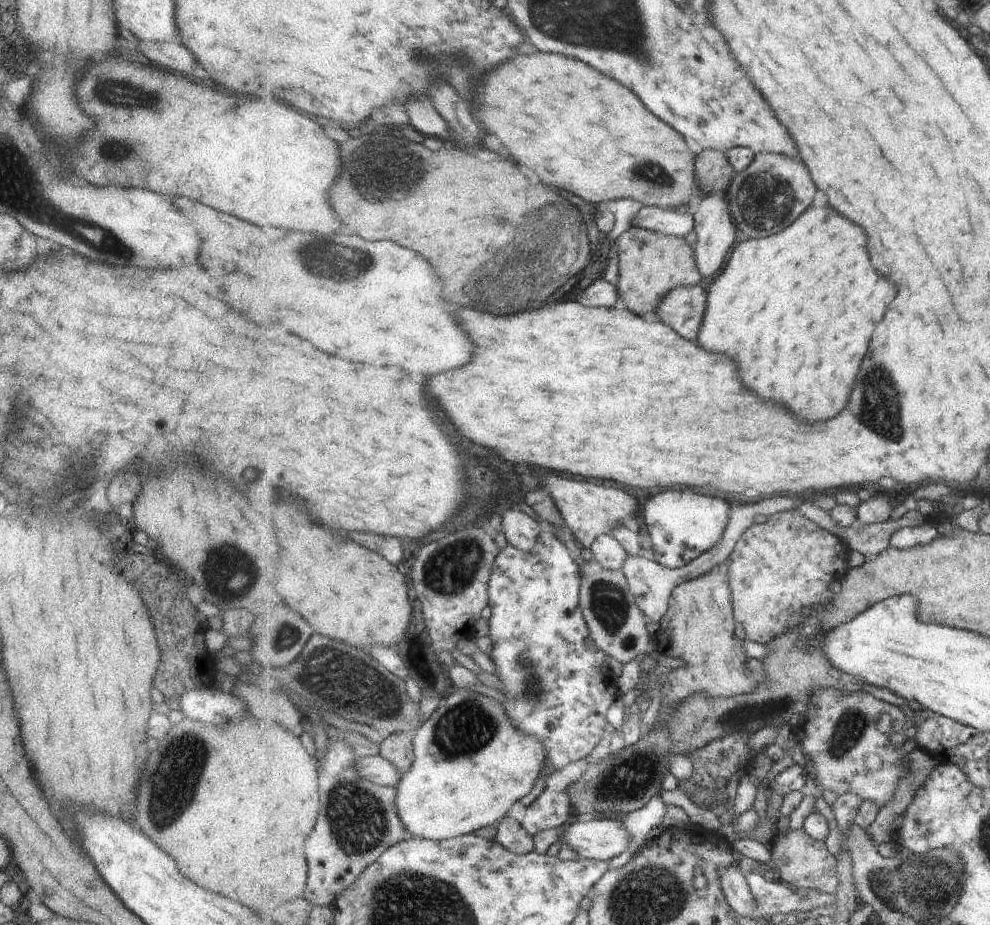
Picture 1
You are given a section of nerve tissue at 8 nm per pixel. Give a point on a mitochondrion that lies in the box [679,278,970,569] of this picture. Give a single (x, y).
(880, 411)

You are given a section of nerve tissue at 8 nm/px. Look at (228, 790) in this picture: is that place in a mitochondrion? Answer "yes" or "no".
no

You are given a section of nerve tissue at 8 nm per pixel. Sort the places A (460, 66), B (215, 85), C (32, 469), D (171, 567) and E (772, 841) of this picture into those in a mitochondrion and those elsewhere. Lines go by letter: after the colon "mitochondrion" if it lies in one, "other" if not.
A: mitochondrion
B: other
C: mitochondrion
D: other
E: other

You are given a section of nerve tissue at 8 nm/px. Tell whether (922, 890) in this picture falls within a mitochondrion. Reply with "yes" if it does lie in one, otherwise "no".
yes

